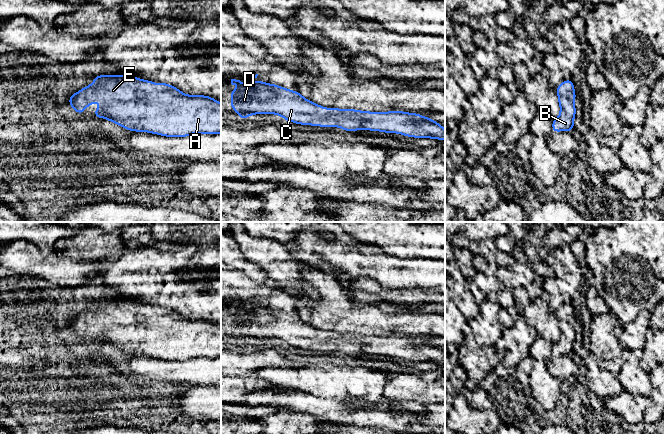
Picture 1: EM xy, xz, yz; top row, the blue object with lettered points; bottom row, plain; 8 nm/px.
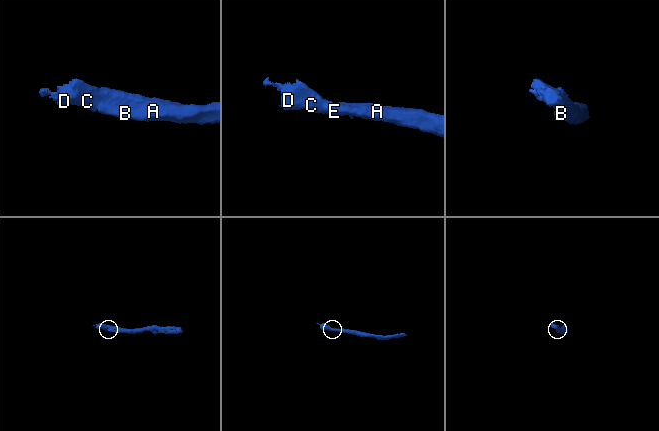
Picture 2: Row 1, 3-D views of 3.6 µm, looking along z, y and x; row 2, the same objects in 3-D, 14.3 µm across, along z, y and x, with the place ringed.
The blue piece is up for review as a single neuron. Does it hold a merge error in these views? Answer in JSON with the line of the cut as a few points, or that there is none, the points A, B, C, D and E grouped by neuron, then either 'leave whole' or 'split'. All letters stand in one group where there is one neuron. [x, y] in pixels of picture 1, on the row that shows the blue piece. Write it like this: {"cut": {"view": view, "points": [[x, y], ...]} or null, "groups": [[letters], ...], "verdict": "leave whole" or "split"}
{"cut": null, "groups": [["A", "B", "C", "D", "E"]], "verdict": "leave whole"}

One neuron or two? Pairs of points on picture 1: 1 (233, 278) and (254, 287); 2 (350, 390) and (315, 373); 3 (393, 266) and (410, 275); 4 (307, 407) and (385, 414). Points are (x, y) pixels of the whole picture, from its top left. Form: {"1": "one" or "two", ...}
{"1": "one", "2": "one", "3": "one", "4": "one"}

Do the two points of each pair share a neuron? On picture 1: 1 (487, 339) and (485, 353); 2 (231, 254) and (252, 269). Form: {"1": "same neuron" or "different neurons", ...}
{"1": "different neurons", "2": "same neuron"}

